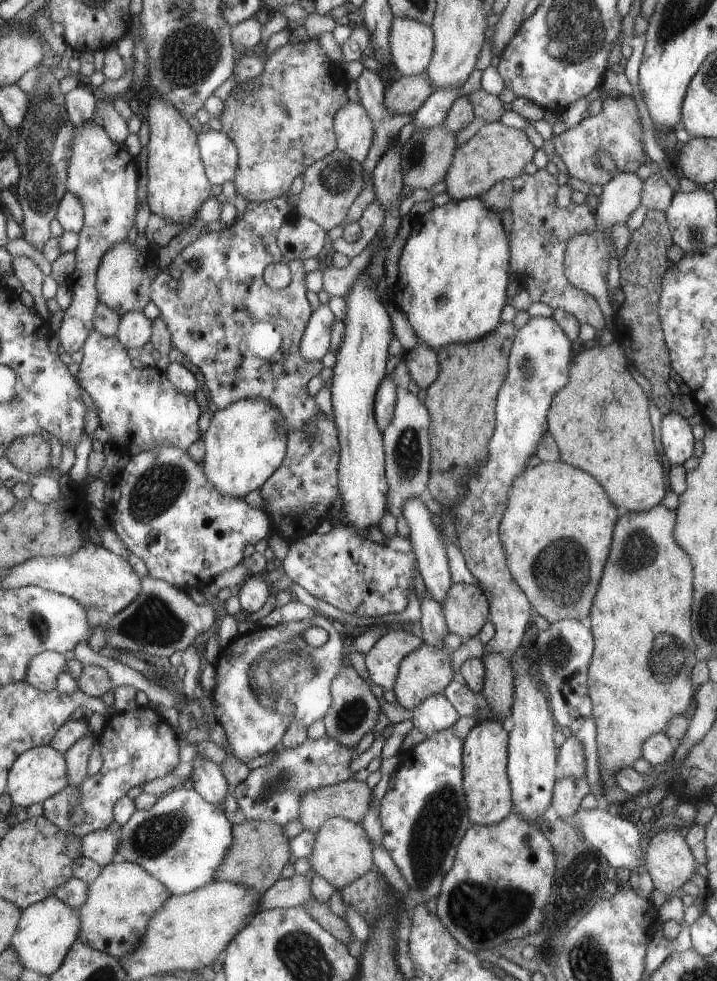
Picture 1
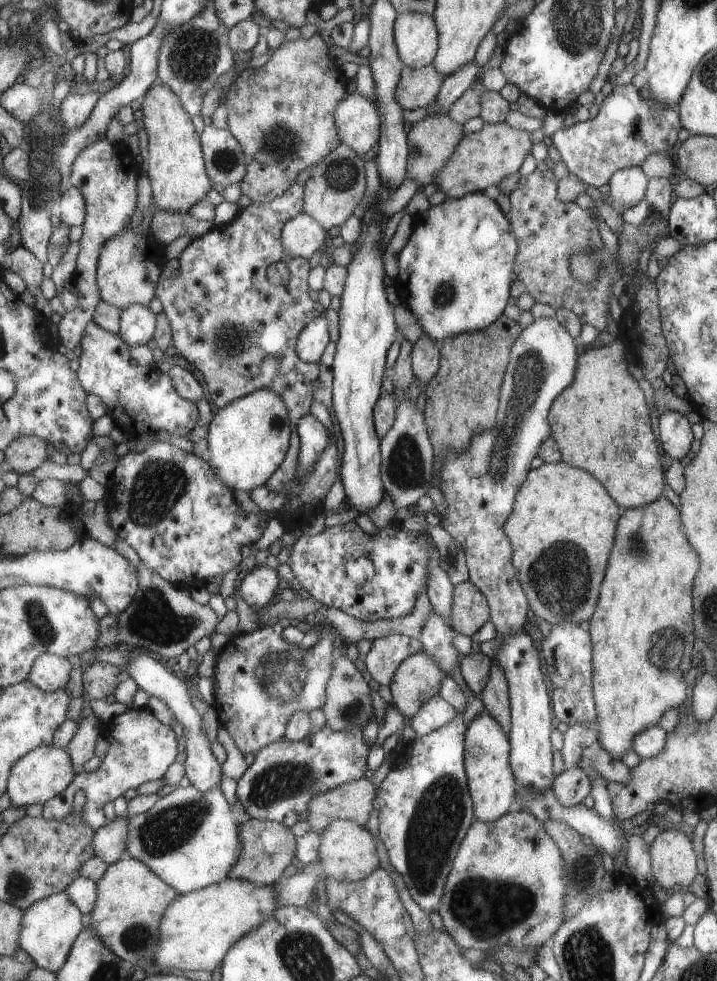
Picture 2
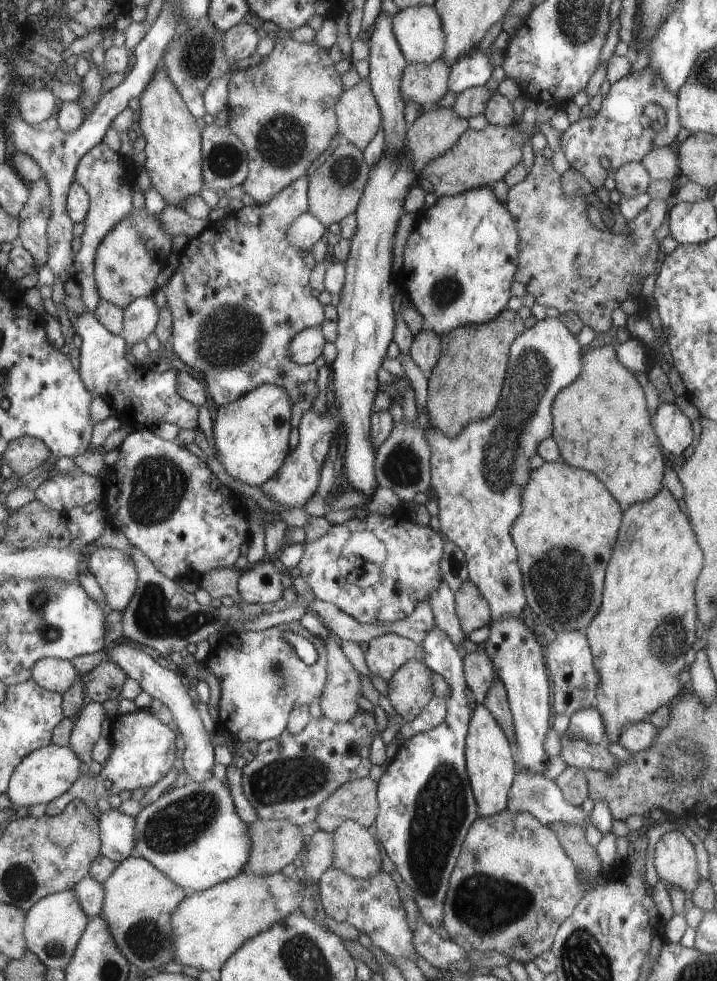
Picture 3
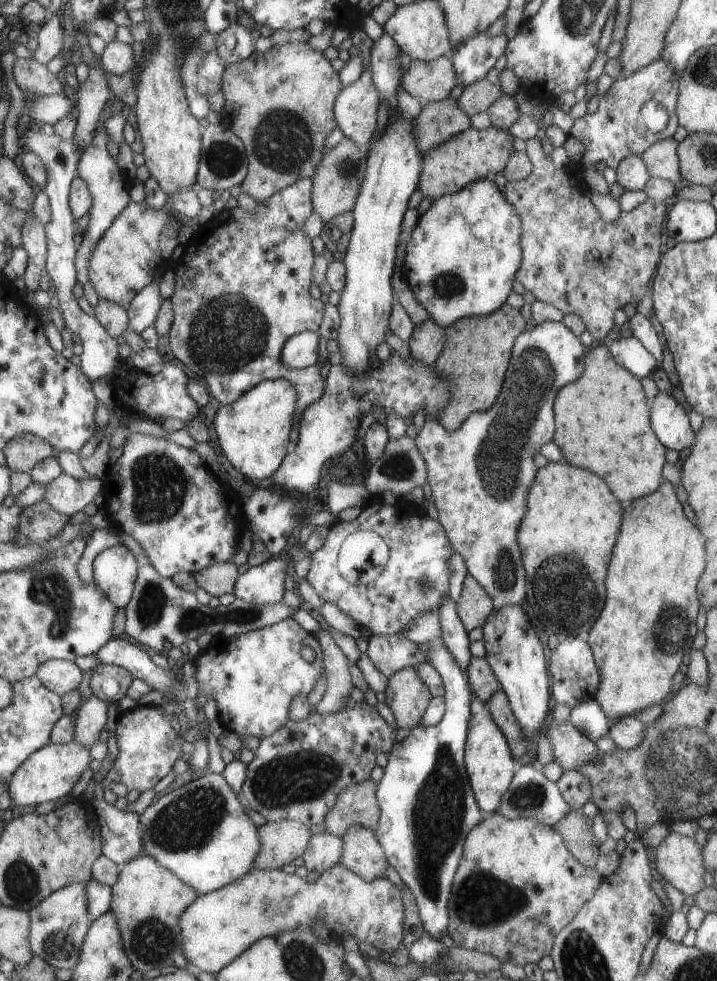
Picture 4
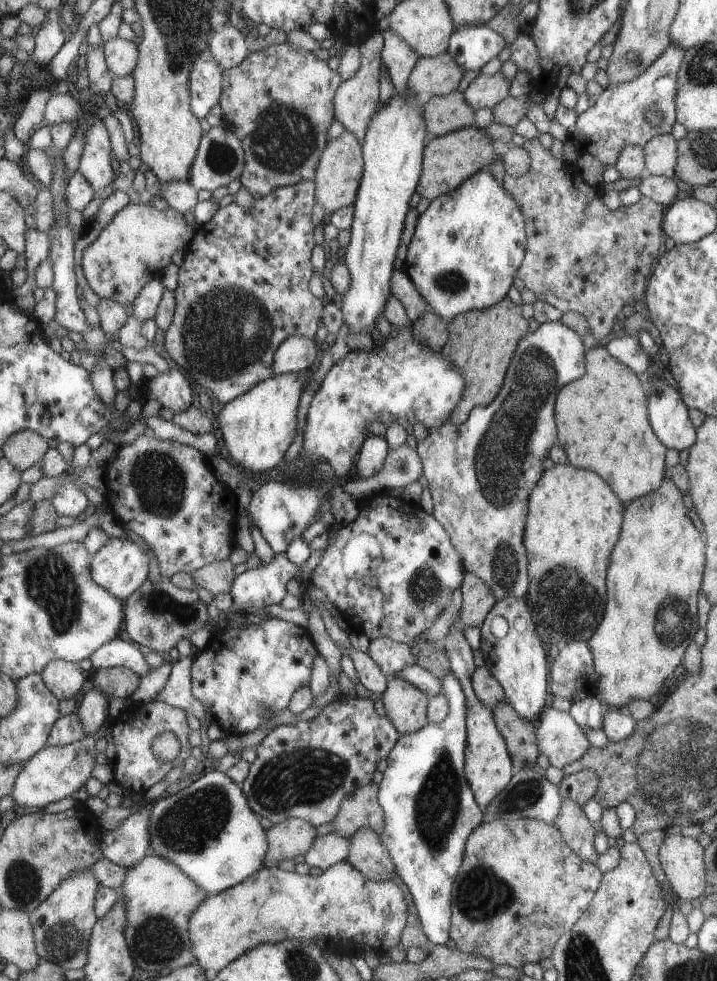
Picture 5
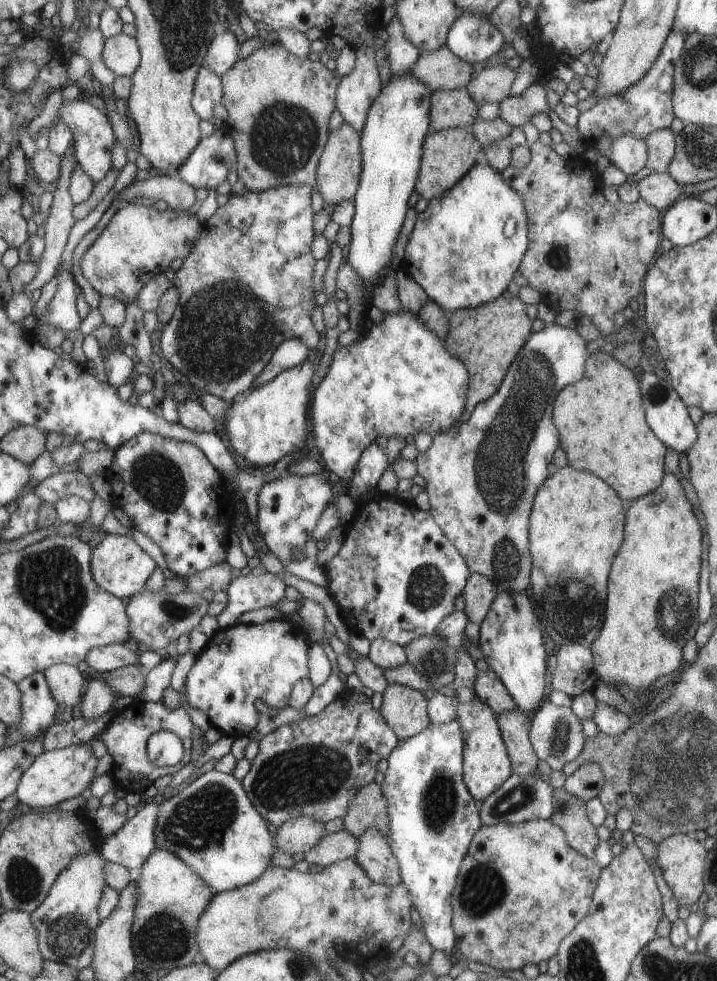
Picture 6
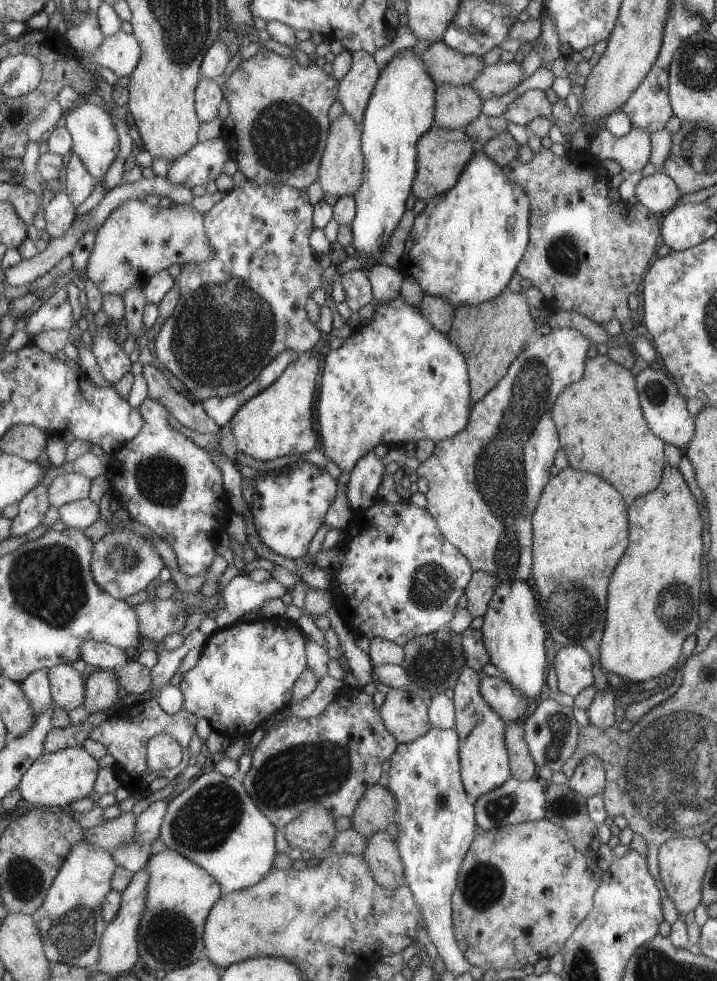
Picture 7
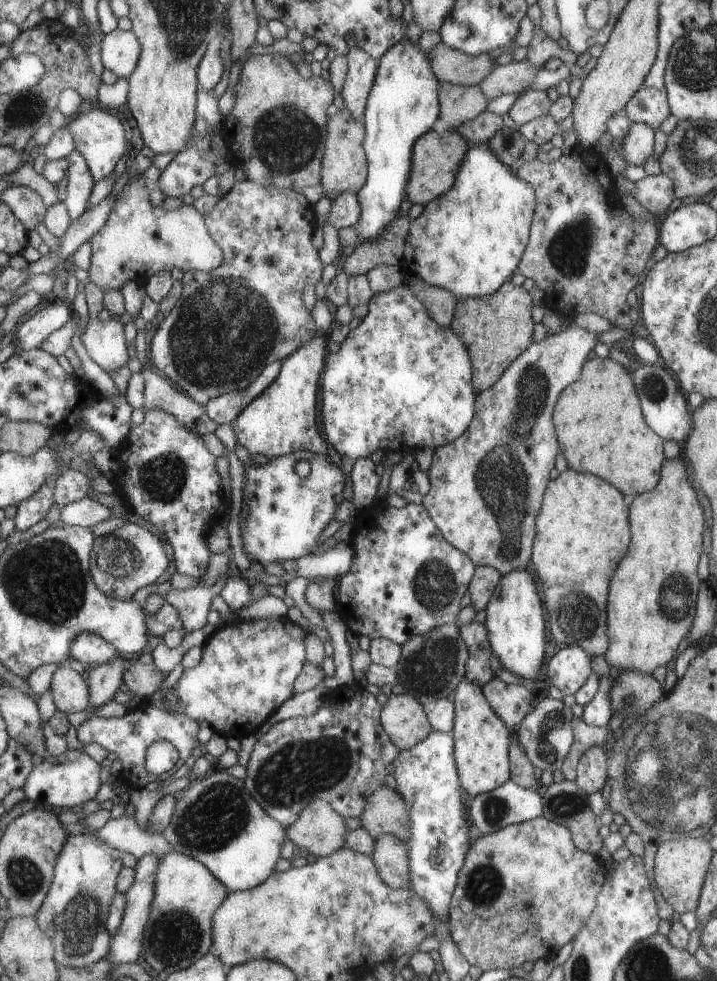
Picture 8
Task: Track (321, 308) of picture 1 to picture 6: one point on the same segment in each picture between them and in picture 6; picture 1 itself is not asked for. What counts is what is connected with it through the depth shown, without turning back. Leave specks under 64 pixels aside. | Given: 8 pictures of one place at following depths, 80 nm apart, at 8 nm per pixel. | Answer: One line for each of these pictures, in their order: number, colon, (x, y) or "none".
2: (310, 343)
3: (303, 349)
4: (300, 350)
5: (296, 353)
6: (291, 353)

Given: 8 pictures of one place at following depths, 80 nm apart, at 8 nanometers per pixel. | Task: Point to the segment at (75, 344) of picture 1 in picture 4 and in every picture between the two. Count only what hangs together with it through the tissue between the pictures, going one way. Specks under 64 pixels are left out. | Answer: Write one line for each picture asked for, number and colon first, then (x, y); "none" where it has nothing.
2: (108, 174)
3: (109, 177)
4: (110, 189)

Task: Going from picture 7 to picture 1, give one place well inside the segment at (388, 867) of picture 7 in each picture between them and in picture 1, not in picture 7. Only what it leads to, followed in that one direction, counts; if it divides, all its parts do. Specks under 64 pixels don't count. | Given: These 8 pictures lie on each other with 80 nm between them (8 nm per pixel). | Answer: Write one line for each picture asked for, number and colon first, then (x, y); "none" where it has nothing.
1: (342, 852)
2: (346, 852)
3: (356, 853)
4: (362, 853)
5: (367, 854)
6: (374, 855)

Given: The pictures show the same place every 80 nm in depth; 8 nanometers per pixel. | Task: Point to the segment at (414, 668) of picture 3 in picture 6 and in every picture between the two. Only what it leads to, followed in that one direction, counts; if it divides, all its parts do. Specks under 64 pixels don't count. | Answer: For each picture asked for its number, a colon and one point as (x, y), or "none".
4: (407, 697)
5: (405, 705)
6: (405, 710)

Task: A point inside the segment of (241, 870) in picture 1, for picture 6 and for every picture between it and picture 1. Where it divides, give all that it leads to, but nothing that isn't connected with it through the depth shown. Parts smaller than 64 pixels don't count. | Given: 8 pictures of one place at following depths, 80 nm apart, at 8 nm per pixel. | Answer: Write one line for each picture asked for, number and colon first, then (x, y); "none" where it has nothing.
2: (268, 847)
3: (275, 843)
4: (281, 841)
5: (292, 837)
6: (300, 834)

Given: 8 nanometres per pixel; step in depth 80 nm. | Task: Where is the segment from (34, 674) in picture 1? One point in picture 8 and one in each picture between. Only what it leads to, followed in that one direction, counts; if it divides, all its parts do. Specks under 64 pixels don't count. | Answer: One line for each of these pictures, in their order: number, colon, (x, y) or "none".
2: (50, 672)
3: (58, 675)
4: (62, 676)
5: (65, 679)
6: (66, 682)
7: (69, 689)
8: (71, 692)

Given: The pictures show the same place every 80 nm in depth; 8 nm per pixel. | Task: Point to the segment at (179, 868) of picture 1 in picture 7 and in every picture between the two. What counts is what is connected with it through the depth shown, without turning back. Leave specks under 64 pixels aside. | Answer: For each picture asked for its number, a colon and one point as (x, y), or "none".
2: (189, 838)
3: (193, 833)
4: (201, 831)
5: (208, 829)
6: (212, 824)
7: (215, 821)

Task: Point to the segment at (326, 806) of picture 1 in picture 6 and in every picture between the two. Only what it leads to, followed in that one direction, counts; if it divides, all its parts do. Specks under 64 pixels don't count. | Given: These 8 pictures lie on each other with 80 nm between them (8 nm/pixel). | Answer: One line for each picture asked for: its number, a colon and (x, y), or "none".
2: (353, 800)
3: (355, 800)
4: (356, 805)
5: (361, 808)
6: (368, 809)

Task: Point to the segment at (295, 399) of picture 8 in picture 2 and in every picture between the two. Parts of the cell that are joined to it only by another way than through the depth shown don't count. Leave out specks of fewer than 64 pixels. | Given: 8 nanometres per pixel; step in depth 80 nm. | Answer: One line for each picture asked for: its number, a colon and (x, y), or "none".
2: (248, 439)
3: (251, 434)
4: (252, 432)
5: (258, 427)
6: (271, 422)
7: (276, 422)

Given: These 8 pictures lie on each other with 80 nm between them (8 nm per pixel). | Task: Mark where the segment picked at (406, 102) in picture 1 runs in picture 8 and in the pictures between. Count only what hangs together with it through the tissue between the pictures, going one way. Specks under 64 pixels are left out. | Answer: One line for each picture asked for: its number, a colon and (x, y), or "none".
2: (415, 88)
3: (423, 84)
4: (426, 81)
5: (437, 75)
6: (439, 69)
7: (444, 65)
8: (451, 65)

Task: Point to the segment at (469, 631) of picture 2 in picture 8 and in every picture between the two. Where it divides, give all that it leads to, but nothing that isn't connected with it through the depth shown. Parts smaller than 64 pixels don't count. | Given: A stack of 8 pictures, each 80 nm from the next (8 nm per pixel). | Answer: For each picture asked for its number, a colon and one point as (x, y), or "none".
3: (472, 609)
4: (474, 606)
5: (477, 600)
6: (478, 594)
7: (478, 593)
8: (485, 579)

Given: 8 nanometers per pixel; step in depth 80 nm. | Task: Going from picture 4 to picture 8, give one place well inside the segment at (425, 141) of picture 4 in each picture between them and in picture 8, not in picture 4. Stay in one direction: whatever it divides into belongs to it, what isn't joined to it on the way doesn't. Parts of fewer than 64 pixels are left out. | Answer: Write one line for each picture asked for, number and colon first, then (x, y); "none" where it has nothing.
5: (443, 114)
6: (453, 108)
7: (456, 106)
8: (458, 103)

